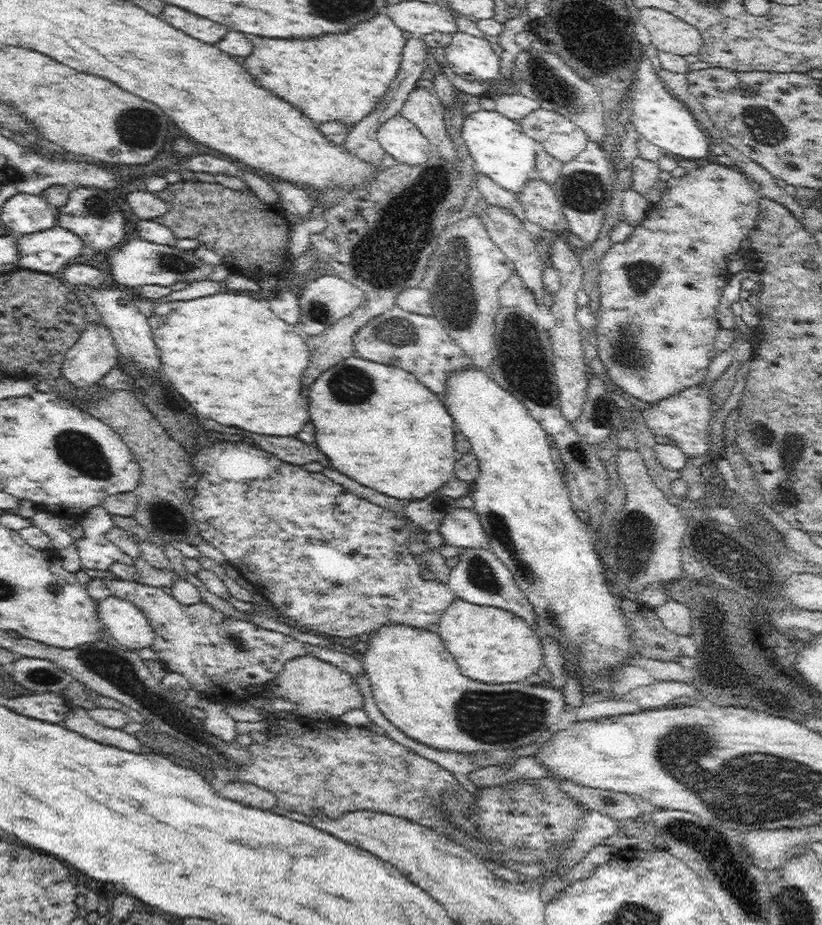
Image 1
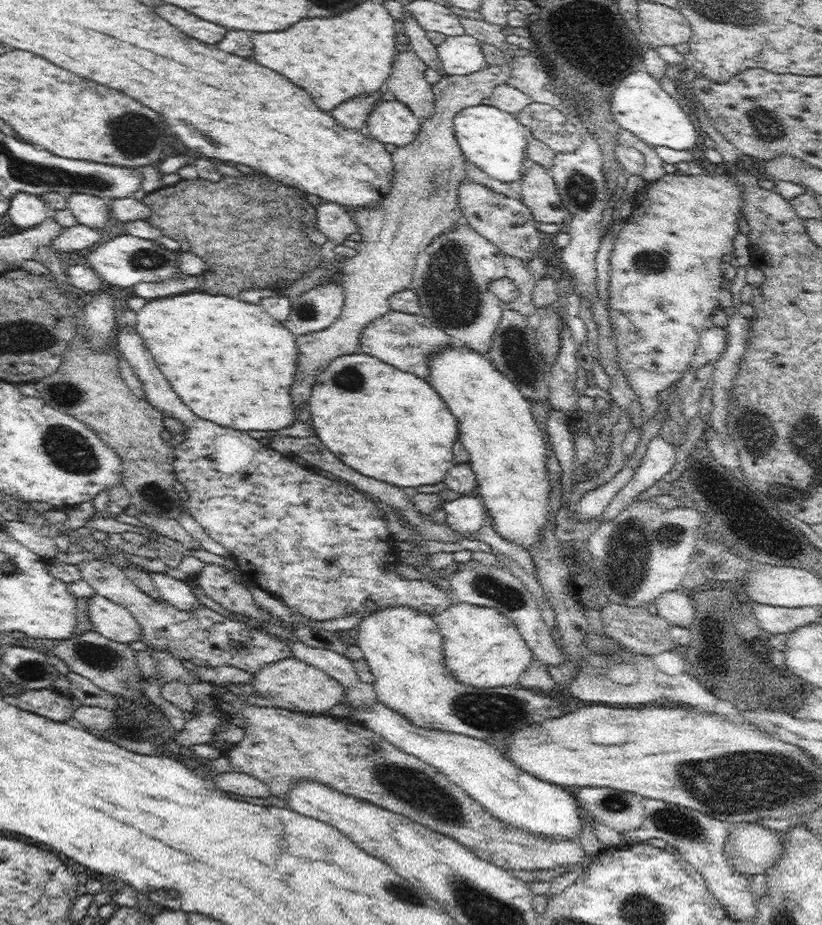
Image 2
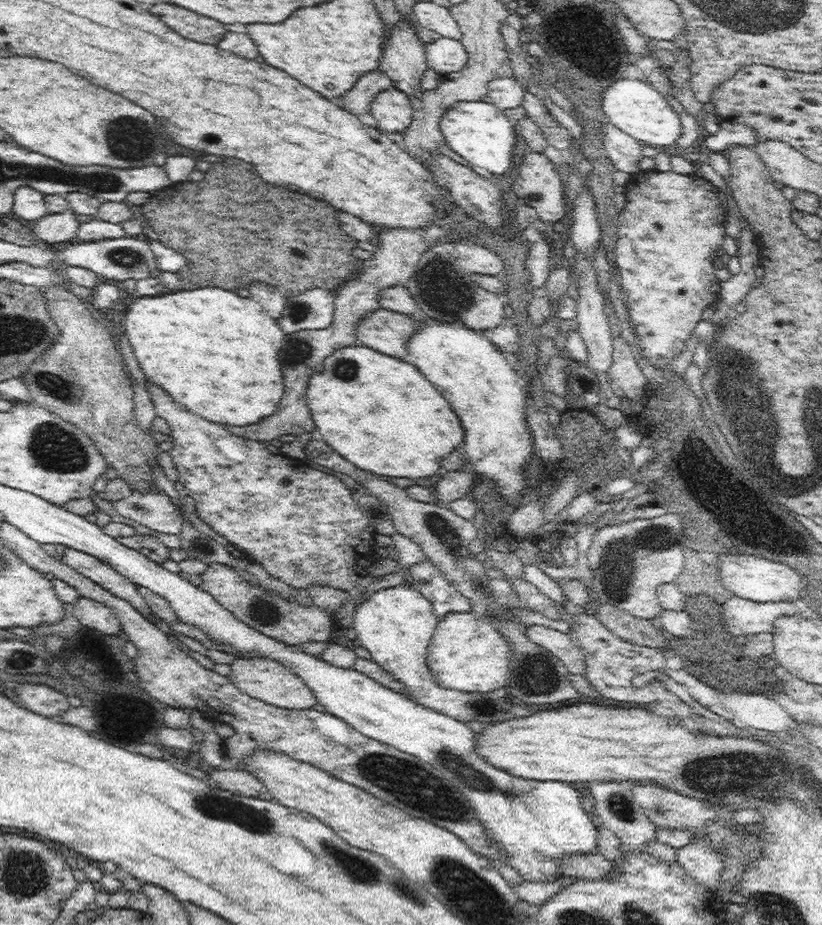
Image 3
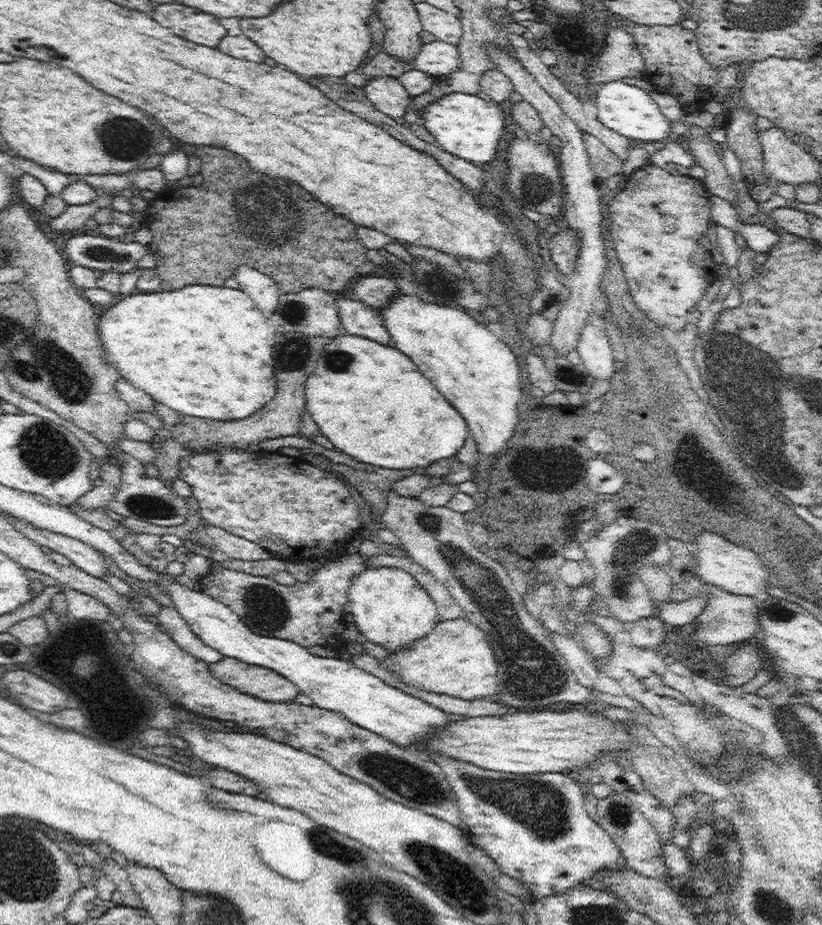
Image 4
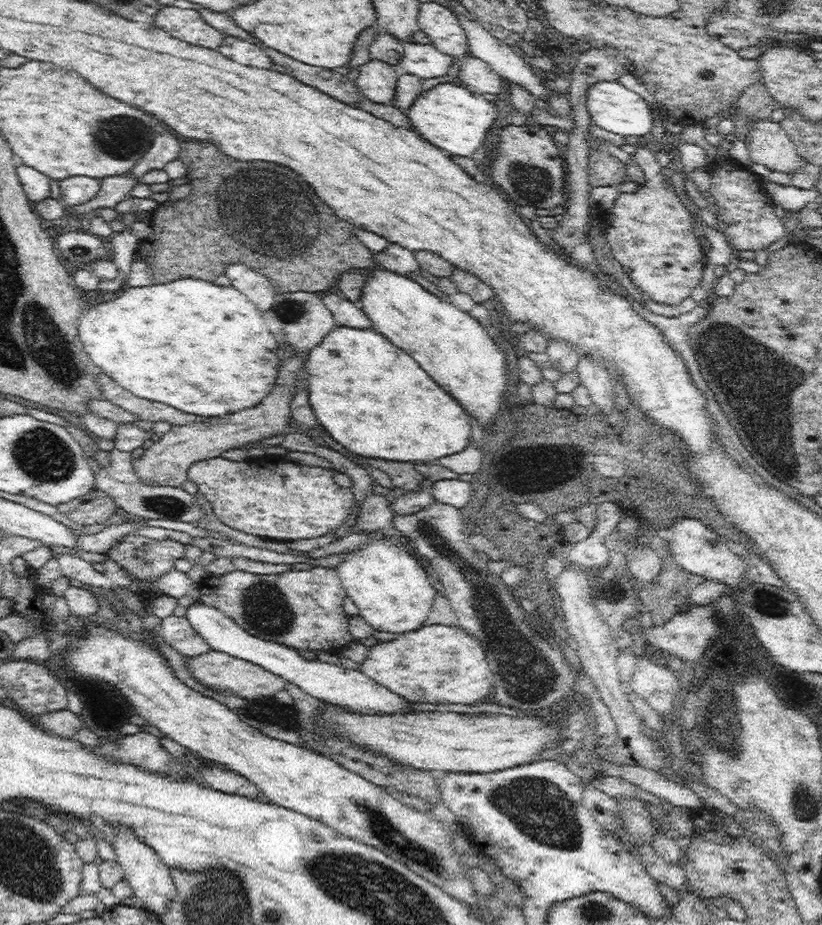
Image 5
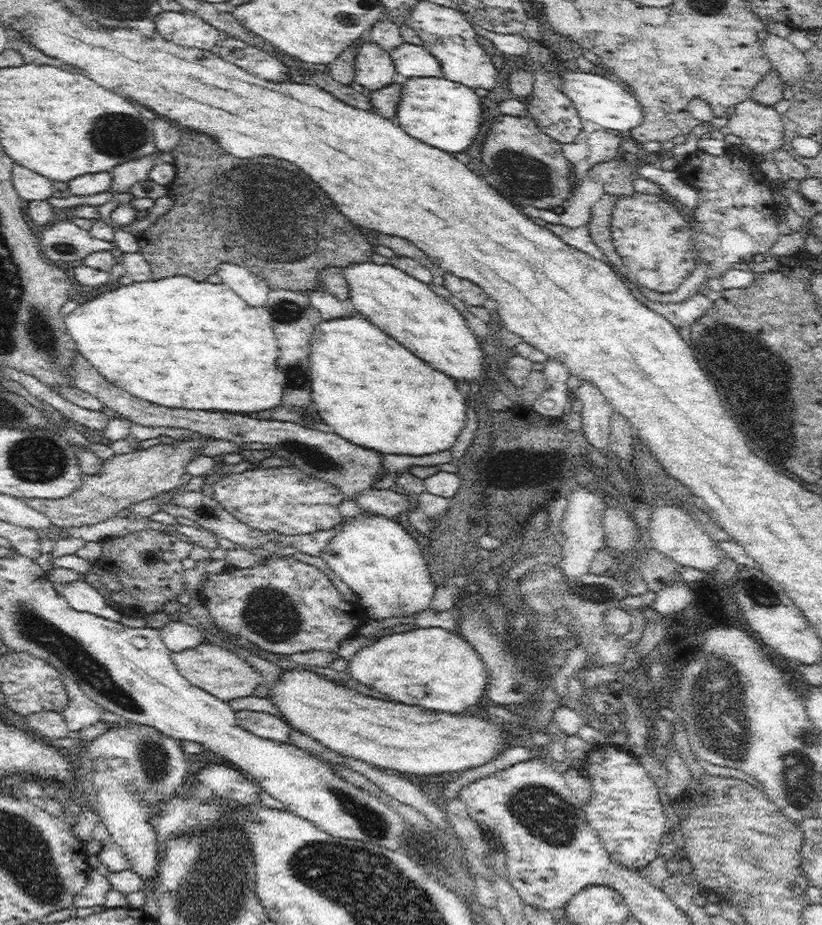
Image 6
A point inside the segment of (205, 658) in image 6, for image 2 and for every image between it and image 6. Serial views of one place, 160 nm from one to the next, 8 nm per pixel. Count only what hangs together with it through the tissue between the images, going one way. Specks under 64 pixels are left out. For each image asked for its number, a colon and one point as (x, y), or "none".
2: (289, 683)
3: (263, 678)
4: (264, 683)
5: (219, 671)

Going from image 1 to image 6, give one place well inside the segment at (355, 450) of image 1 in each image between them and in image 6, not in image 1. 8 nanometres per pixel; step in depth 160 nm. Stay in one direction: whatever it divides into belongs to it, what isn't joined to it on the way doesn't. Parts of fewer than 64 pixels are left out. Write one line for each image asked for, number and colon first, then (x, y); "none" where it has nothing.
2: (387, 424)
3: (379, 412)
4: (368, 399)
5: (352, 373)
6: (375, 393)

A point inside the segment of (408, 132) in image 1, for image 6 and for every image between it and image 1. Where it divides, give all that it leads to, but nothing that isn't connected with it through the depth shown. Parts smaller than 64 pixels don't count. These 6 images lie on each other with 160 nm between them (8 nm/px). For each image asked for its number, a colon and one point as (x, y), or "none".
2: (392, 122)
3: (392, 108)
4: (387, 94)
5: (376, 80)
6: (374, 68)

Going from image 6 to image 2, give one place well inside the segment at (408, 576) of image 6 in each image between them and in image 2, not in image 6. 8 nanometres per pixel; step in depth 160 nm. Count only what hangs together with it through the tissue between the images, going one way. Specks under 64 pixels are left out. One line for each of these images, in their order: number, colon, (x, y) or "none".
2: (403, 647)
3: (395, 625)
4: (389, 607)
5: (385, 581)

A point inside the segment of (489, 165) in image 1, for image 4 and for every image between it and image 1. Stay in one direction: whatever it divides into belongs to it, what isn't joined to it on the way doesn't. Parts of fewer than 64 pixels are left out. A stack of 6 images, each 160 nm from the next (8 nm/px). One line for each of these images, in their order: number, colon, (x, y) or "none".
2: (493, 140)
3: (482, 134)
4: (465, 125)

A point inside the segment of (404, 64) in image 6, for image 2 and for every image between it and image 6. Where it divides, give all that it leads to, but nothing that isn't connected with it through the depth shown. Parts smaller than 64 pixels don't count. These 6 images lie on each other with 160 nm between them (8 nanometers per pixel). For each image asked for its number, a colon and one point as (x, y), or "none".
2: (460, 55)
3: (445, 55)
4: (436, 58)
5: (424, 60)

